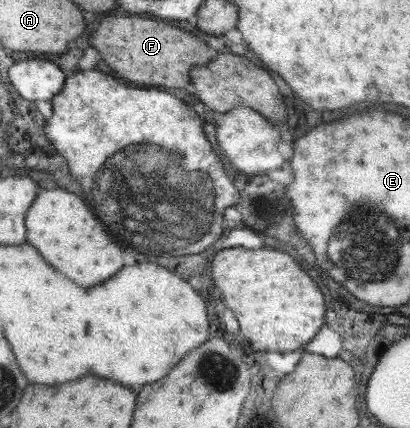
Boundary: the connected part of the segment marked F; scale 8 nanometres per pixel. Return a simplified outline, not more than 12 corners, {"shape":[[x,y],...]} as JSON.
{"shape":[[106,17],[88,41],[134,83],[182,89],[217,54],[166,23]]}

